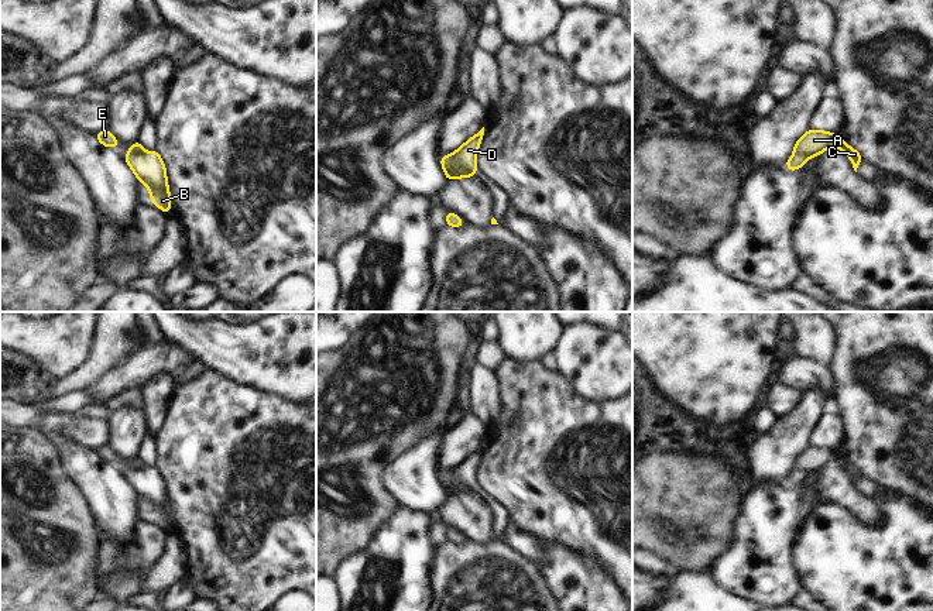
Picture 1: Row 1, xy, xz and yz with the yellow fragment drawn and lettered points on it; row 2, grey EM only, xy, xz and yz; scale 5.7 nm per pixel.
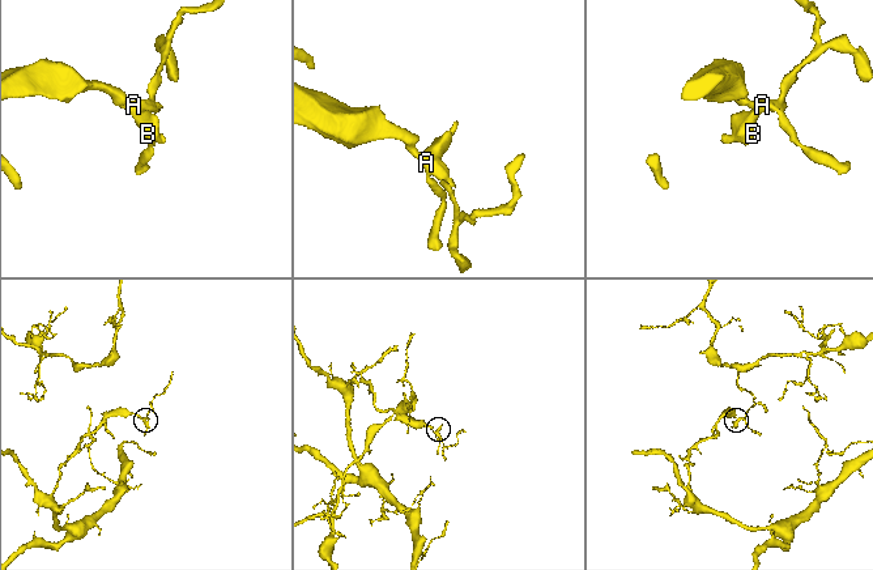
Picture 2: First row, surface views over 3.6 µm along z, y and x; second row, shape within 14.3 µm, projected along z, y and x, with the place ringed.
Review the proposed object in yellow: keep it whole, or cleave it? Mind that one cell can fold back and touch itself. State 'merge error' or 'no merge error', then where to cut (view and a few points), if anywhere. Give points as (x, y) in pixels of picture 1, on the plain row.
merge error | xz (442, 480), (459, 480), (473, 490)

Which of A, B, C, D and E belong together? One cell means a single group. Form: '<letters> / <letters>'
A C E / B D

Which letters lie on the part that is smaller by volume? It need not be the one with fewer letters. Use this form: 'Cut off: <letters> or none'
Cut off: B, D

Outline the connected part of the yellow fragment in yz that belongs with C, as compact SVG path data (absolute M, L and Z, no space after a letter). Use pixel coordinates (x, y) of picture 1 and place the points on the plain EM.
M810 444L795 460L793 470L803 471L806 474L813 474L820 471L823 467L826 467L830 463L836 463L840 467L845 468L853 478L854 487L857 488L857 484L862 477L861 470L857 466L853 466L837 450L829 447Z

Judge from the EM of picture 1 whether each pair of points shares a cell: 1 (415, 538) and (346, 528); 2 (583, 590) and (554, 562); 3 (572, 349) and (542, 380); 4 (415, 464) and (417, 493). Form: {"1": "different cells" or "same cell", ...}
{"1": "different cells", "2": "same cell", "3": "different cells", "4": "same cell"}

